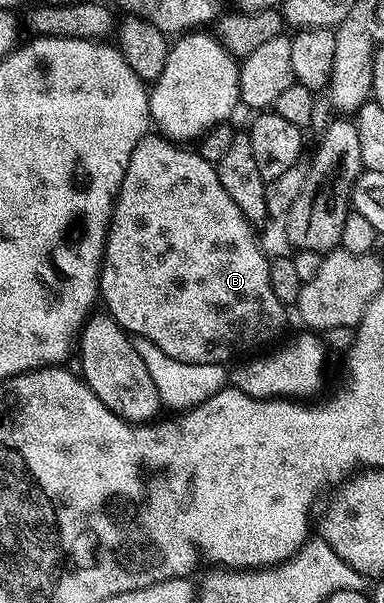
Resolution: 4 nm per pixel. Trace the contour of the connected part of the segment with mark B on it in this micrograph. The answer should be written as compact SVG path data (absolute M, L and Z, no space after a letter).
M147 135L147 136L146 136L146 137L144 137L144 139L143 139L143 140L142 140L142 141L140 141L140 142L139 142L139 144L137 144L137 146L136 146L136 147L135 147L135 151L131 151L131 159L130 159L130 160L129 160L129 162L128 162L128 163L127 163L127 171L126 171L126 172L125 172L125 174L124 174L124 175L123 175L123 183L122 183L122 184L121 184L121 186L120 186L120 187L119 187L119 191L118 191L118 192L117 192L117 201L116 201L116 203L114 203L114 204L113 204L113 218L112 218L112 219L111 219L111 220L109 220L109 234L108 234L108 235L107 235L107 239L106 239L106 240L105 240L105 259L104 259L104 262L103 262L103 264L102 264L102 267L101 267L101 280L100 280L100 282L99 282L99 297L100 297L100 300L101 300L101 301L102 301L102 302L103 302L103 305L104 305L104 301L105 301L105 305L106 305L106 307L107 307L107 308L109 308L109 309L106 309L106 310L107 310L107 313L108 313L108 316L110 316L110 317L114 317L114 318L115 318L115 319L116 319L116 320L117 320L117 322L118 322L118 323L120 323L120 324L121 324L121 327L122 327L122 329L124 329L124 330L125 330L125 332L126 332L126 333L128 333L128 334L130 334L130 335L132 335L132 336L133 336L133 337L142 337L142 338L143 338L143 339L147 339L147 340L148 340L148 341L150 341L150 342L151 342L151 343L155 343L155 347L159 347L159 351L163 351L163 352L164 352L164 353L166 353L166 354L167 354L167 355L171 355L171 359L179 359L179 360L180 360L180 361L182 361L182 362L183 362L183 363L215 363L215 364L216 364L216 365L225 365L225 364L226 364L226 363L229 363L229 362L232 362L232 361L233 361L233 360L234 360L234 359L237 359L237 358L233 358L233 359L232 359L232 357L237 357L237 356L239 356L239 355L240 355L240 353L245 353L245 352L247 352L247 351L248 351L248 349L257 349L257 348L259 348L259 347L260 347L260 345L265 345L265 344L267 344L267 343L268 343L268 341L273 341L273 340L275 340L275 339L276 339L276 337L277 337L277 336L279 336L279 335L280 335L280 333L281 333L281 328L283 328L283 327L284 327L284 325L285 325L285 313L287 313L287 309L286 309L286 306L284 306L284 305L282 305L282 304L281 304L281 301L280 301L280 300L279 300L279 299L275 299L275 291L271 291L271 279L270 279L270 278L269 278L269 262L270 262L270 258L269 258L269 257L268 257L268 256L266 256L266 257L265 257L265 253L264 253L264 251L263 251L263 250L261 250L261 245L260 245L260 243L259 243L259 242L257 242L257 237L256 237L256 235L255 235L255 234L253 234L253 229L254 229L254 226L253 226L253 225L252 225L252 224L251 224L251 222L250 222L250 221L248 221L248 219L247 219L247 218L246 218L246 217L245 217L245 216L244 216L244 215L243 215L243 211L239 211L239 207L235 207L235 203L234 203L234 202L232 202L232 200L231 200L231 195L227 195L227 191L223 191L223 183L219 183L219 175L218 175L218 174L217 174L217 167L216 167L216 165L212 165L212 164L211 164L211 163L207 163L207 159L203 159L203 158L202 158L202 157L201 157L201 155L200 155L200 152L197 152L197 151L194 151L194 150L193 150L193 153L192 153L192 151L191 151L191 150L189 150L189 149L192 149L192 148L189 148L189 147L182 147L182 146L181 146L181 145L180 145L180 144L177 144L177 143L174 143L174 142L172 142L172 141L170 141L170 140L169 140L169 138L168 138L168 137L163 137L163 136L160 136L160 135Z

